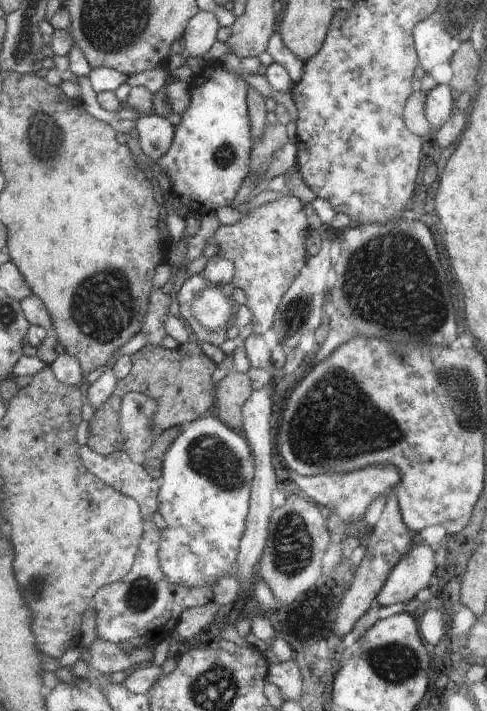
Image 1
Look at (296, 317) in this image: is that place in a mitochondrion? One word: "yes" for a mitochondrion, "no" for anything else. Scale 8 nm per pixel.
yes

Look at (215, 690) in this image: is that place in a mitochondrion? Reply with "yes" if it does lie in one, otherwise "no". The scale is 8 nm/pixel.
yes

